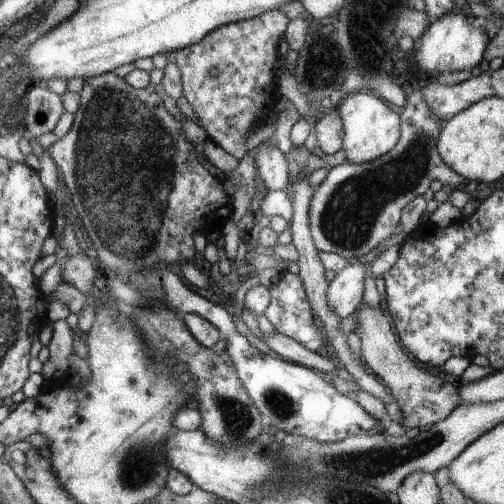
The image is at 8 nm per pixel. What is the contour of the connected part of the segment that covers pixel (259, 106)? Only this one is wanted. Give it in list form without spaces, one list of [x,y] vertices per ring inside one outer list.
[[[280,9],[264,12],[255,19],[216,28],[195,47],[173,52],[171,56],[182,74],[183,96],[198,116],[199,125],[206,130],[206,134],[212,142],[222,146],[228,154],[236,156],[239,161],[248,154],[246,139],[249,134],[265,124],[268,116],[275,113],[274,104],[280,94],[275,73],[278,63],[278,40],[284,34],[286,24],[288,24],[288,16]]]

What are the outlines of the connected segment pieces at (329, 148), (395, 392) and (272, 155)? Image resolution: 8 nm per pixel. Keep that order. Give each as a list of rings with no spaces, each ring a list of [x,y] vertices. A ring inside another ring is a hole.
[[[335,108],[325,111],[315,122],[314,130],[321,155],[332,155],[343,148],[343,119]]]
[[[362,302],[358,310],[350,314],[355,318],[357,326],[354,334],[360,336],[362,360],[369,366],[370,371],[386,383],[389,393],[394,396],[402,412],[400,426],[405,429],[432,426],[457,407],[458,389],[445,377],[416,366],[416,362],[408,356],[404,347],[400,346],[399,336],[392,330],[388,318],[382,314],[382,310],[376,310],[380,307],[369,306]]]
[[[262,142],[255,154],[257,175],[262,178],[269,191],[280,191],[288,188],[288,161],[278,147],[268,147]]]

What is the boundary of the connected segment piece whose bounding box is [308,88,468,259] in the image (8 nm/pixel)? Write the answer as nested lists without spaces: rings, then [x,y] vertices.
[[[422,88],[414,90],[405,102],[403,112],[403,135],[396,146],[386,155],[379,156],[366,164],[352,164],[343,162],[333,168],[329,168],[327,175],[319,186],[316,187],[314,196],[310,200],[310,234],[314,240],[314,246],[320,252],[332,252],[345,259],[354,259],[368,254],[375,246],[392,236],[400,224],[400,212],[409,202],[418,195],[423,195],[434,180],[440,181],[444,188],[450,190],[466,190],[468,181],[456,172],[452,172],[439,155],[439,138],[442,126],[446,118],[436,116],[432,108],[428,108],[428,102],[424,100]]]

